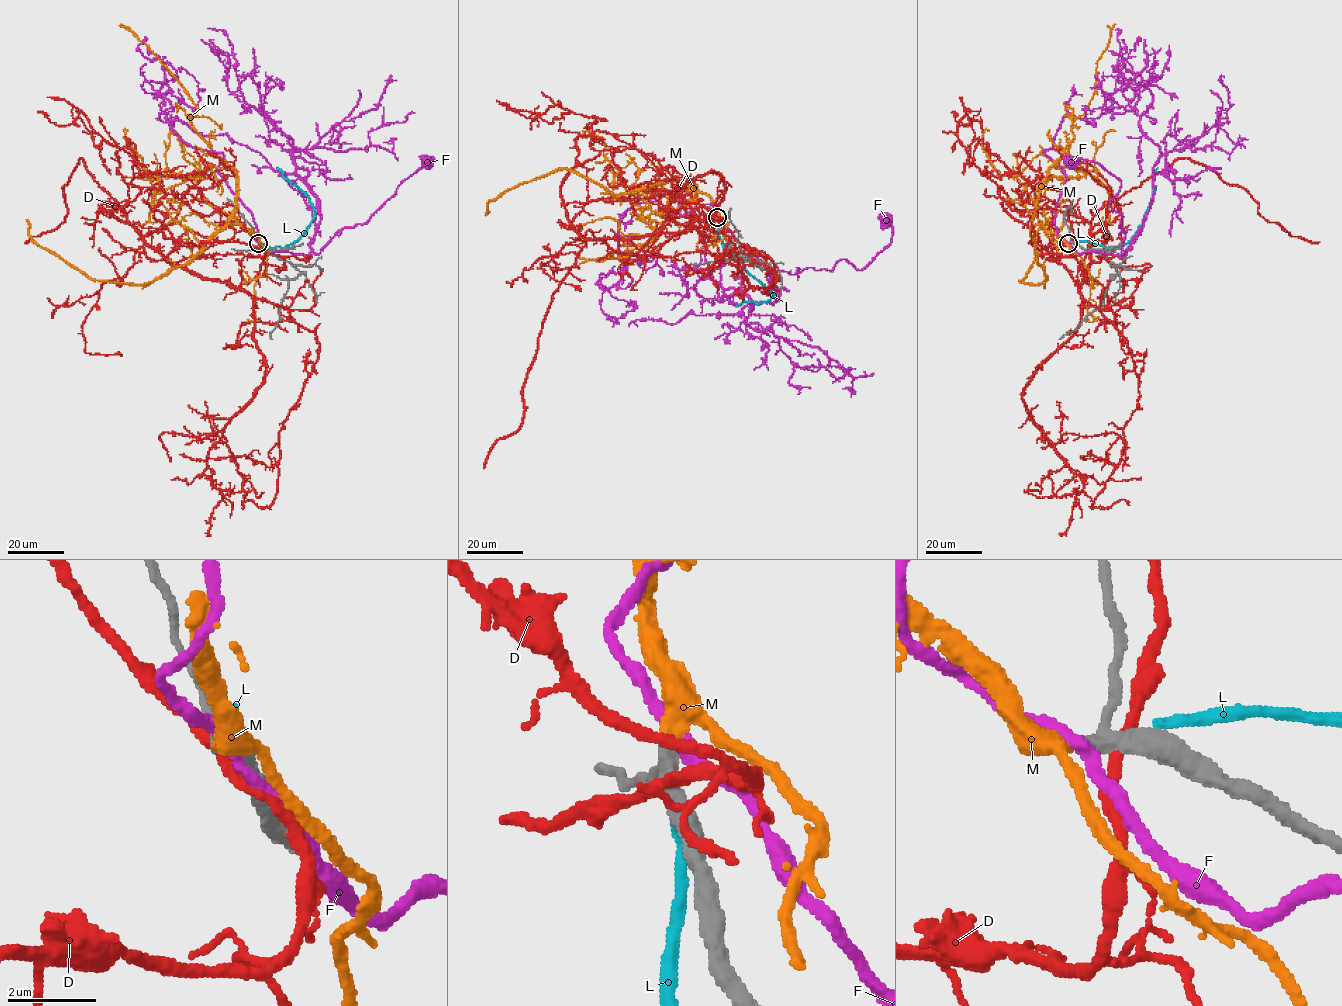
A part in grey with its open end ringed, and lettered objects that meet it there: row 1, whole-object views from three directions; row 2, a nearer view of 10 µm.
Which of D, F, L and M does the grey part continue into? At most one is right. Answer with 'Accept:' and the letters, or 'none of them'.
Accept: M

